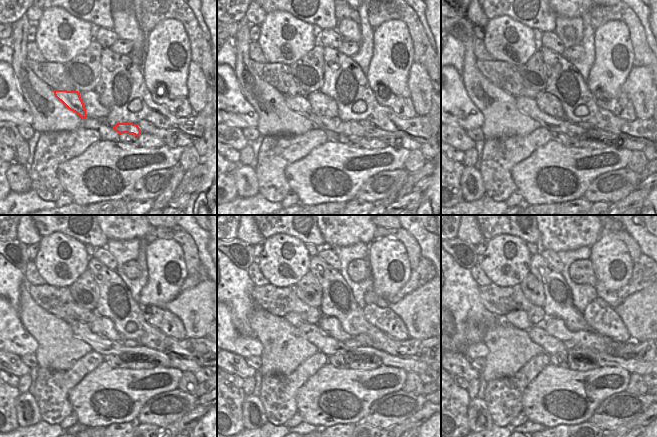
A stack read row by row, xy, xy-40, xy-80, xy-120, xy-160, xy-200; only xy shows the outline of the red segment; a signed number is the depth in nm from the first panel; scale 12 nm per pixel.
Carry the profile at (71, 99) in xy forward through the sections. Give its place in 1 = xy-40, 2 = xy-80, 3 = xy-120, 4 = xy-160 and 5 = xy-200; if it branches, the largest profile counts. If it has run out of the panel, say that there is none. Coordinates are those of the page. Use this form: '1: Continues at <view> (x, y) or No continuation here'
1: Continues at xy-40 (300, 104)
2: Continues at xy-80 (528, 106)
3: Continues at xy-120 (81, 330)
4: Continues at xy-160 (327, 345)
5: Continues at xy-200 (602, 359)

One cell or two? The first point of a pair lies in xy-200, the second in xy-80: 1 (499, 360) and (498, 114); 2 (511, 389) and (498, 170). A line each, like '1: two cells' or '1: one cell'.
1: one cell
2: one cell

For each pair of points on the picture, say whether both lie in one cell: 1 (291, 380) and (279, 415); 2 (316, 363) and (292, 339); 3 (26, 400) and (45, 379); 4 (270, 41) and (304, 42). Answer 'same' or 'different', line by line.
1: same
2: different
3: different
4: same

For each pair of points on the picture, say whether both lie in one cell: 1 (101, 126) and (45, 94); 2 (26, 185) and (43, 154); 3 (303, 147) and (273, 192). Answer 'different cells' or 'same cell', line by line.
1: different cells
2: different cells
3: same cell

